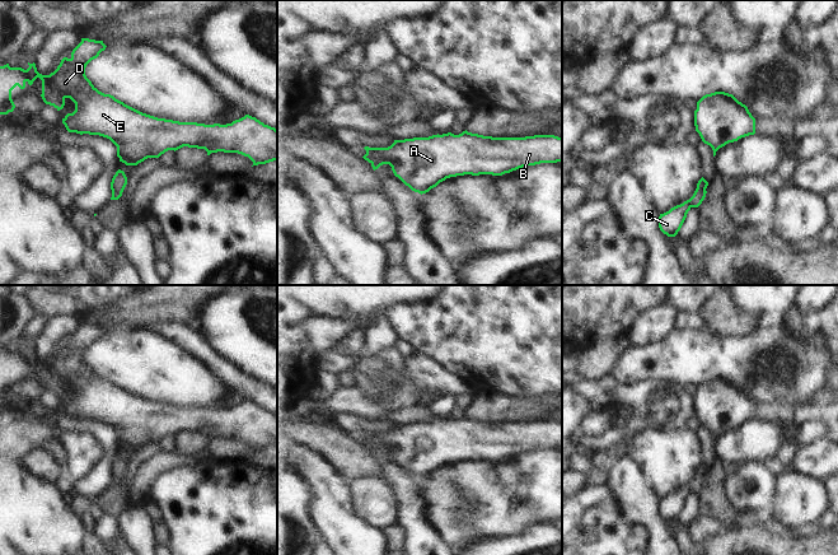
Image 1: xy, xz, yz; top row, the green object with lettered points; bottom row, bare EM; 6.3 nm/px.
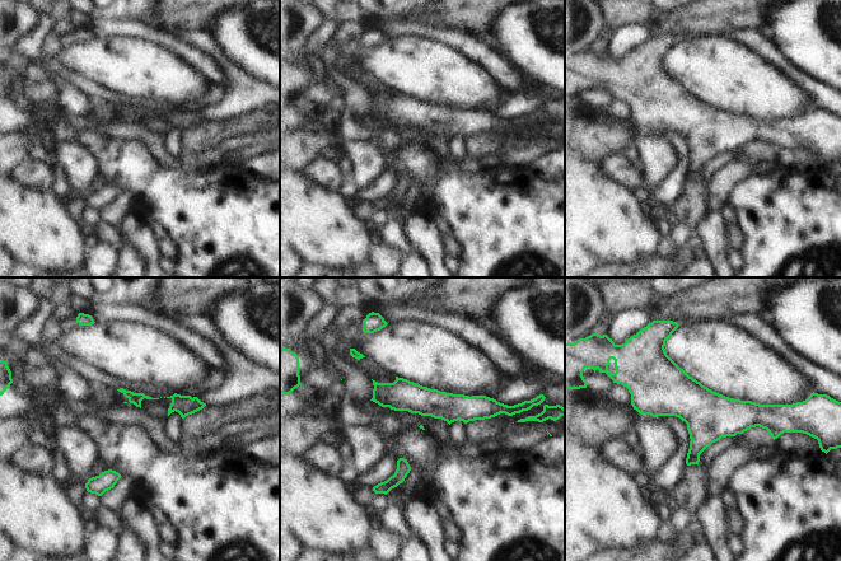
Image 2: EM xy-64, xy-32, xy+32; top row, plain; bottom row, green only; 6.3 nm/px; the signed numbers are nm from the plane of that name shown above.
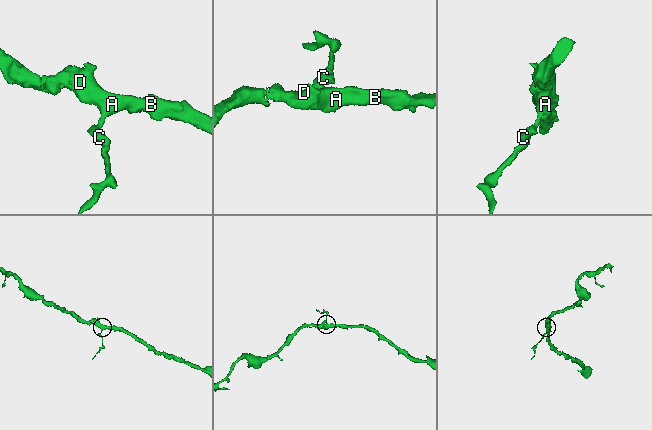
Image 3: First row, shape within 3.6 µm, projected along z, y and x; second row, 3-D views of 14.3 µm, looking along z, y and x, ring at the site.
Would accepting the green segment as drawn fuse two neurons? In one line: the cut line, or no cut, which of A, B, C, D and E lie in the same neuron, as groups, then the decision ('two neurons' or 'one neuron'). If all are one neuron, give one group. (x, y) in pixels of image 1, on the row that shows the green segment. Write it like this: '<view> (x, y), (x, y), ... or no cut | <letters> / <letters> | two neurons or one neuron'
no cut | A B C D E | one neuron

